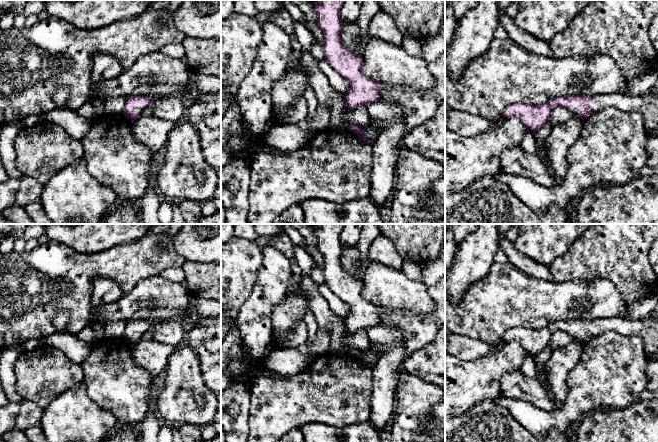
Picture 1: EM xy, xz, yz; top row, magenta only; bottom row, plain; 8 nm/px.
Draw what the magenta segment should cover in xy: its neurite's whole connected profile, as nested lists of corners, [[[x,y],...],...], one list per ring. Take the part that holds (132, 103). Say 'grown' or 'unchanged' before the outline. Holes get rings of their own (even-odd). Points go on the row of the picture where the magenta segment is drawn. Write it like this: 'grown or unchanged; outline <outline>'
grown; outline [[[132,96],[126,98],[123,114],[132,122],[138,119],[142,111],[149,106],[152,98],[148,96]]]

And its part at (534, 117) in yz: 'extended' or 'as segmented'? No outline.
extended

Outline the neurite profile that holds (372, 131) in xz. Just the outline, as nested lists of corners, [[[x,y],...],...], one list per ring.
[[[371,119],[371,122],[368,126],[362,126],[364,136],[374,143],[378,136],[380,135],[381,131],[387,127],[387,123],[382,123]]]

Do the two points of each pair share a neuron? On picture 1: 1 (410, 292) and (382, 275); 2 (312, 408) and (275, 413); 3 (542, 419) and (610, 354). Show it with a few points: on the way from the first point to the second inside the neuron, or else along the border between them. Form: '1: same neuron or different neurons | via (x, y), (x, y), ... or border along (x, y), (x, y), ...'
1: same neuron | via (403, 292), (399, 292), (389, 282)
2: same neuron | via (303, 412), (284, 412)
3: same neuron | via (562, 415), (603, 374)

